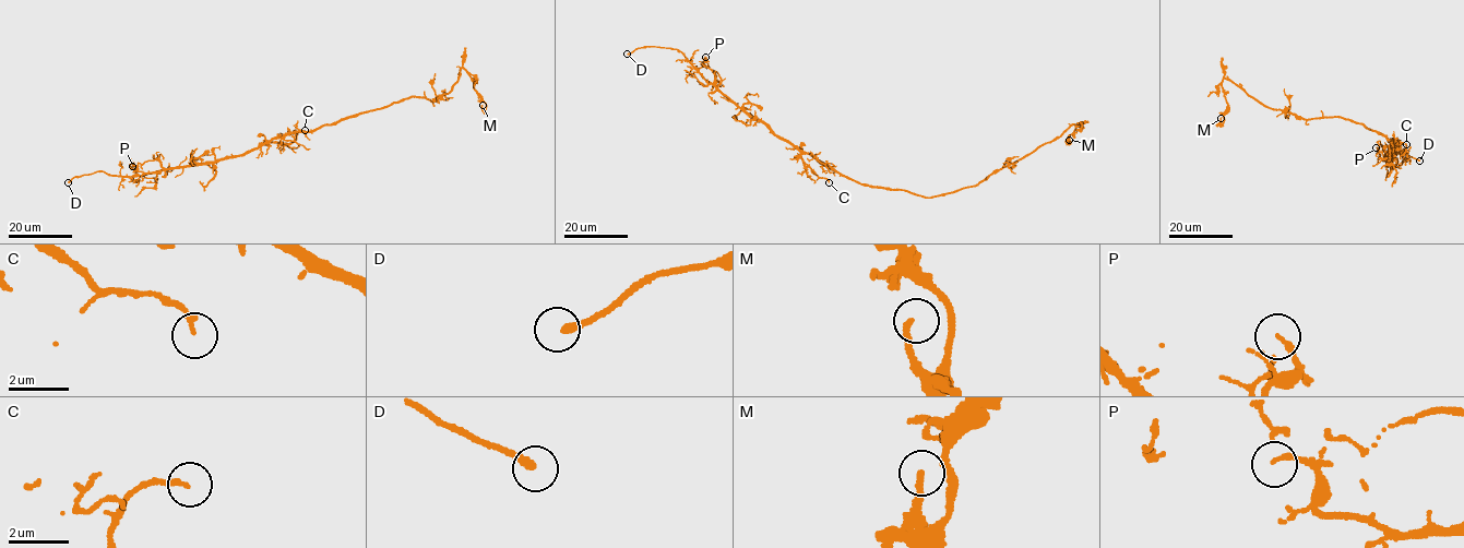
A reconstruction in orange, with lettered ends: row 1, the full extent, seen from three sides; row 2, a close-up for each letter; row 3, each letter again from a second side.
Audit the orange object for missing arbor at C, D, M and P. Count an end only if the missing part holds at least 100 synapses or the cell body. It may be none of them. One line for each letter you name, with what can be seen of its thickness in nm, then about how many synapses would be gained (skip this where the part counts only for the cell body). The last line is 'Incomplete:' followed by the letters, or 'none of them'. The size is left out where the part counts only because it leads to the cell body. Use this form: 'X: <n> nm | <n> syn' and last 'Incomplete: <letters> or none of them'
D: 240 nm
Incomplete: D

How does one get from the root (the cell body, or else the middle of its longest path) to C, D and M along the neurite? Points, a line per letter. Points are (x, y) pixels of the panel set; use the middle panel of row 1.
C: (867, 186), (841, 175), (808, 154), (801, 154), (813, 173), (829, 182)
D: (867, 186), (841, 175), (775, 136), (706, 82), (678, 49), (643, 46), (627, 54)
M: (867, 186), (903, 190), (927, 198), (944, 195), (977, 186), (1052, 141), (1074, 124), (1069, 140)

